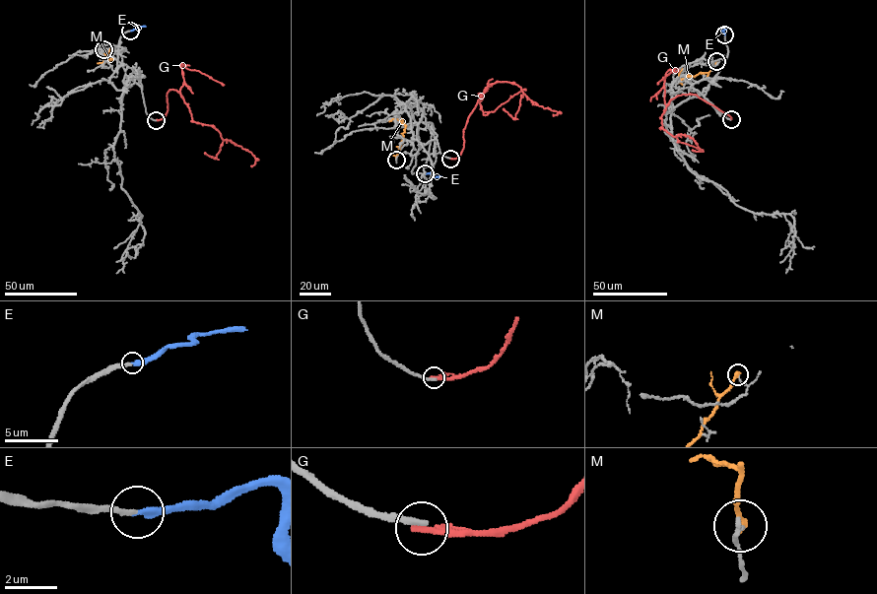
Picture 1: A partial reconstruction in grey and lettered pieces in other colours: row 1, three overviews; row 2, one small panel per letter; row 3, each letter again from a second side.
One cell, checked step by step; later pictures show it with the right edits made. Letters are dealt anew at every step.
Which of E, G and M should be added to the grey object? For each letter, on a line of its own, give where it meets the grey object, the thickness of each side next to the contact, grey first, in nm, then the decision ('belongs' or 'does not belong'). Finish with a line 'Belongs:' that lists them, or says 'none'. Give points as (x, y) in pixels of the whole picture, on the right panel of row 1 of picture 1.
E: (724, 34) | 200/280 nm | belongs
G: (731, 119) | 240/260 nm | does not belong
M: (716, 61) | 110/280 nm | does not belong
Belongs: E

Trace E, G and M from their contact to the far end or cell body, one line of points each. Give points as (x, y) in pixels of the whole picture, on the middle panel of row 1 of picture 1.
E: (425, 173), (433, 171), (435, 176), (441, 176)
G: (450, 158), (460, 155), (468, 116), (490, 85), (513, 83), (539, 105), (559, 112), (553, 114)
M: (396, 160), (405, 128), (398, 118), (403, 122)

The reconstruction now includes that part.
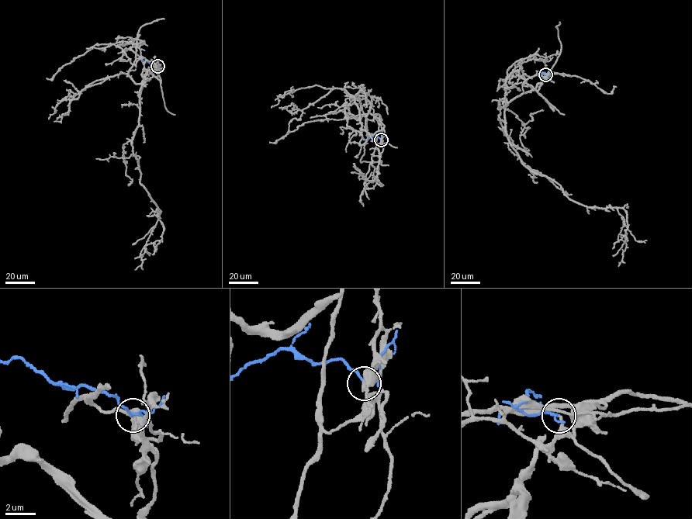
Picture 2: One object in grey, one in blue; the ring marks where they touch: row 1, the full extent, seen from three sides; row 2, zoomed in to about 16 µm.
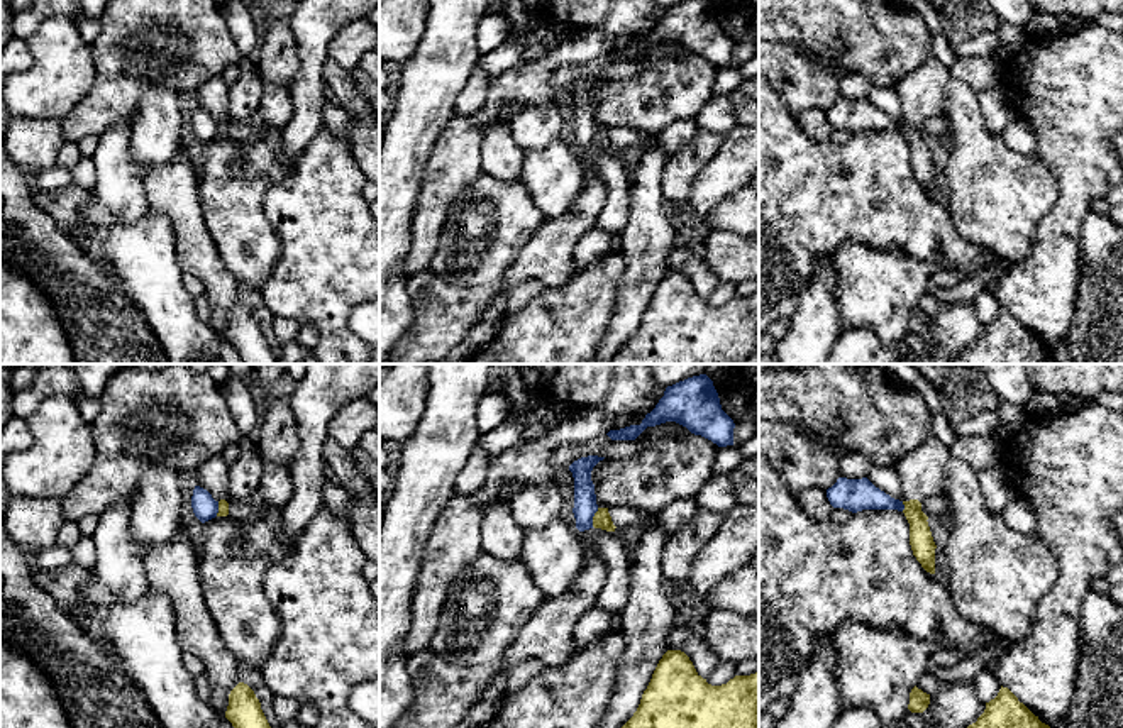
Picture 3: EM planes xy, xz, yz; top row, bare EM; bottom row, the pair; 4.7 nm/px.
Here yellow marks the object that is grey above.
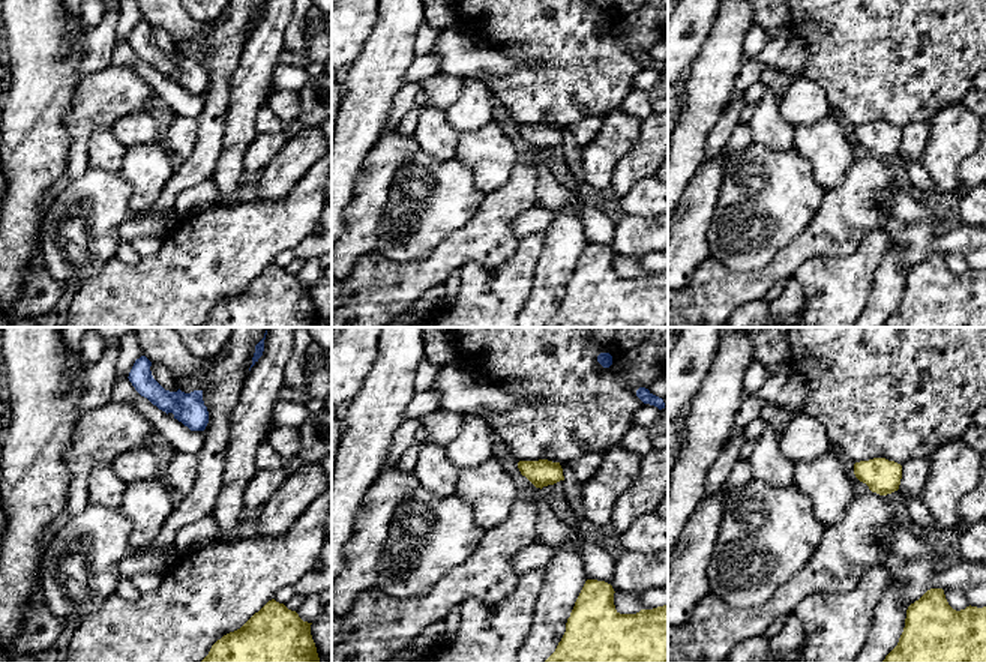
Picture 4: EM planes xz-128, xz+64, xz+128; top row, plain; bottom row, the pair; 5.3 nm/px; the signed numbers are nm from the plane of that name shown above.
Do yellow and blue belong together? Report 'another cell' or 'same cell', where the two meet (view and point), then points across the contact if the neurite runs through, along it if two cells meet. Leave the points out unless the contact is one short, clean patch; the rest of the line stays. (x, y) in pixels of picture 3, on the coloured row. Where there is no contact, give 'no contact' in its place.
another cell; contact xz (593, 517); border xz (598, 508), (591, 525)

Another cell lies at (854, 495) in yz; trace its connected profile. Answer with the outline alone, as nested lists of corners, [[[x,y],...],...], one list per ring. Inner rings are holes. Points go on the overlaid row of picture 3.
[[[838,477],[837,483],[827,489],[827,498],[833,508],[844,508],[852,513],[862,510],[904,510],[903,501],[891,498],[867,477]]]

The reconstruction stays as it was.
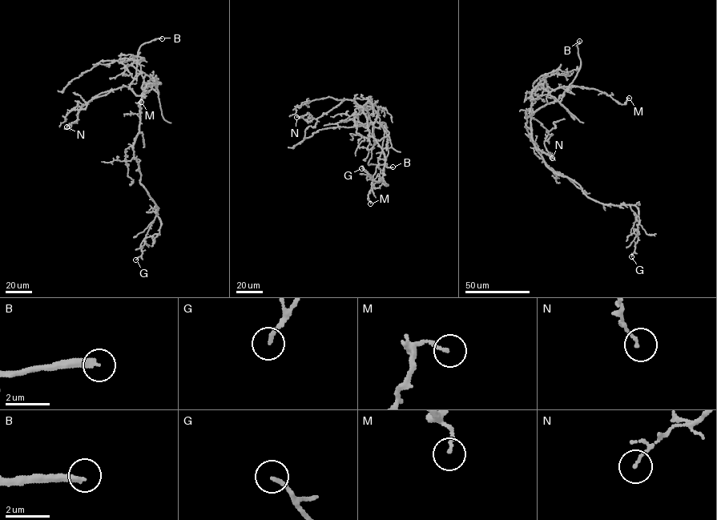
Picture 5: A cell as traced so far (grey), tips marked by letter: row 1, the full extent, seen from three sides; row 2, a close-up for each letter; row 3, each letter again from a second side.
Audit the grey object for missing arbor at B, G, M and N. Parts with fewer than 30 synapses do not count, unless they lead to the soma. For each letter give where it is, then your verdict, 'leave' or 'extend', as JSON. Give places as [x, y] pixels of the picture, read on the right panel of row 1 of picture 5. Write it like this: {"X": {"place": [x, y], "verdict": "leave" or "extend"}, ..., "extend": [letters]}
{"B": {"place": [579, 41], "verdict": "extend"}, "G": {"place": [631, 256], "verdict": "leave"}, "M": {"place": [629, 98], "verdict": "leave"}, "N": {"place": [552, 158], "verdict": "leave"}, "extend": ["B"]}

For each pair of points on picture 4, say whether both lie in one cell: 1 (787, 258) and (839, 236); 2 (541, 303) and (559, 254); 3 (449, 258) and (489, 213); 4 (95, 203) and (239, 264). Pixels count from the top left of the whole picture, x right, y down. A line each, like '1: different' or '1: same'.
1: same
2: same
3: same
4: different

